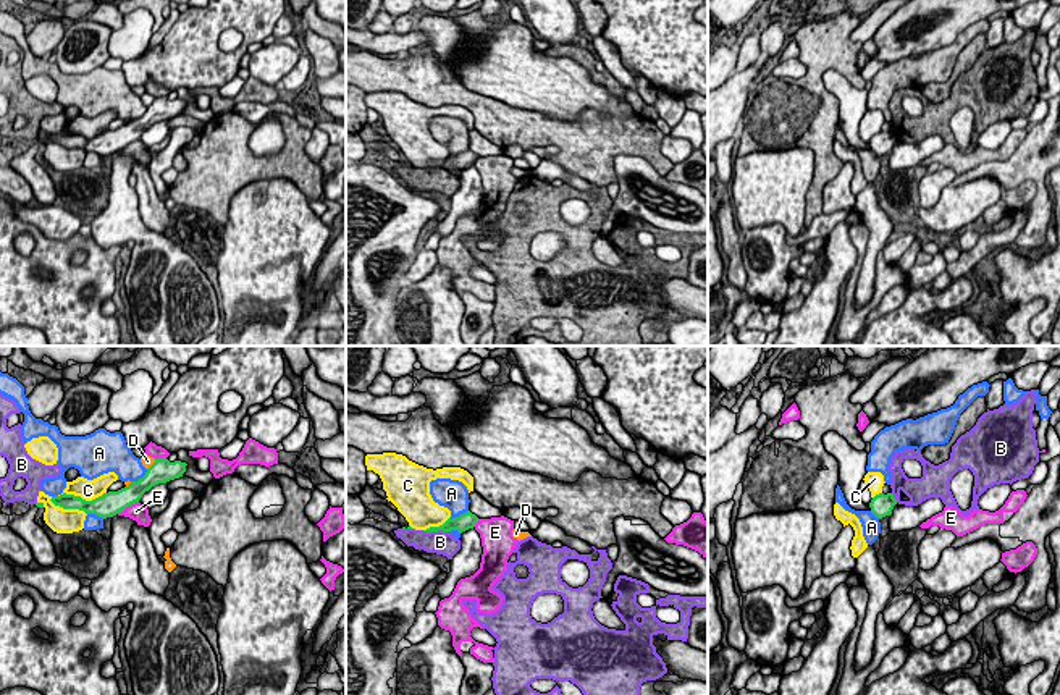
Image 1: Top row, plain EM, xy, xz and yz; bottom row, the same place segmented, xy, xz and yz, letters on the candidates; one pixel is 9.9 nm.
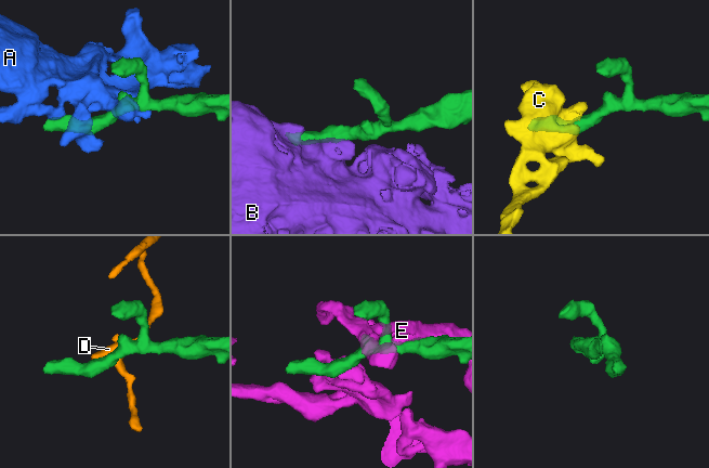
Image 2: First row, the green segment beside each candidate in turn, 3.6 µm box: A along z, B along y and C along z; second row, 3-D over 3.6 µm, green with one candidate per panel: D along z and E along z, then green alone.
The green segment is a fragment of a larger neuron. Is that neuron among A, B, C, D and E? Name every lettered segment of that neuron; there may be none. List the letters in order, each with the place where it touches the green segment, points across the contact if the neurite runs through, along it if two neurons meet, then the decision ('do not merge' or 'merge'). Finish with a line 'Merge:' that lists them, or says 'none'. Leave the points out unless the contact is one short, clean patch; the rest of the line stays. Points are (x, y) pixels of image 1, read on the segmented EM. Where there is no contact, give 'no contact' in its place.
A: meets green in xy at (139, 479); do not merge
B: meets green in xz at (435, 530); do not merge
C: meets green in xy at (81, 498); do not merge
D: meets green in xy at (152, 464); do not merge
E: meets green in xy at (126, 506); do not merge
Merge: none

